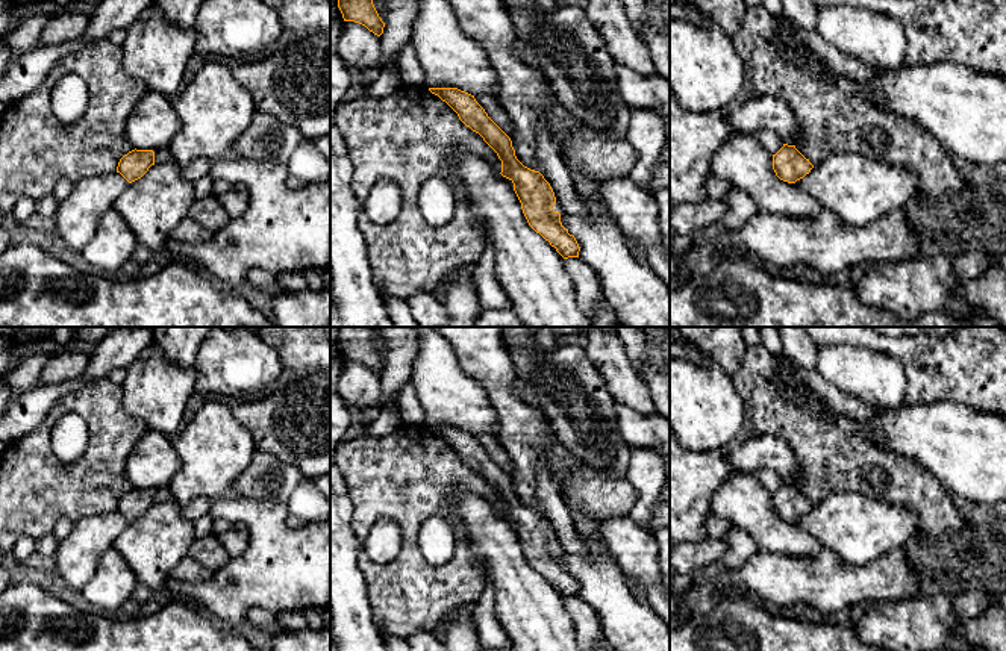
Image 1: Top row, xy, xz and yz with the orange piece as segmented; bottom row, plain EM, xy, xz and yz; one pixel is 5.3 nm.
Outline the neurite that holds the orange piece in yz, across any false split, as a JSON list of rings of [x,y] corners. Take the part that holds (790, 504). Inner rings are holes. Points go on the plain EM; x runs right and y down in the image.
[[[783,483],[783,486],[773,494],[773,509],[783,521],[795,522],[809,513],[812,507],[814,504],[795,487],[795,484]]]

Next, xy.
[[[135,487],[120,498],[117,512],[132,522],[141,518],[152,504],[155,504],[155,491]]]

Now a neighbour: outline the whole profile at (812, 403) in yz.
[[[783,354],[776,356],[777,372],[783,378],[780,385],[782,400],[791,401],[795,391],[804,391],[806,395],[797,398],[797,404],[801,409],[808,412],[830,412],[829,406],[815,392],[812,392],[804,382],[801,382],[791,372],[786,360],[788,359]]]

